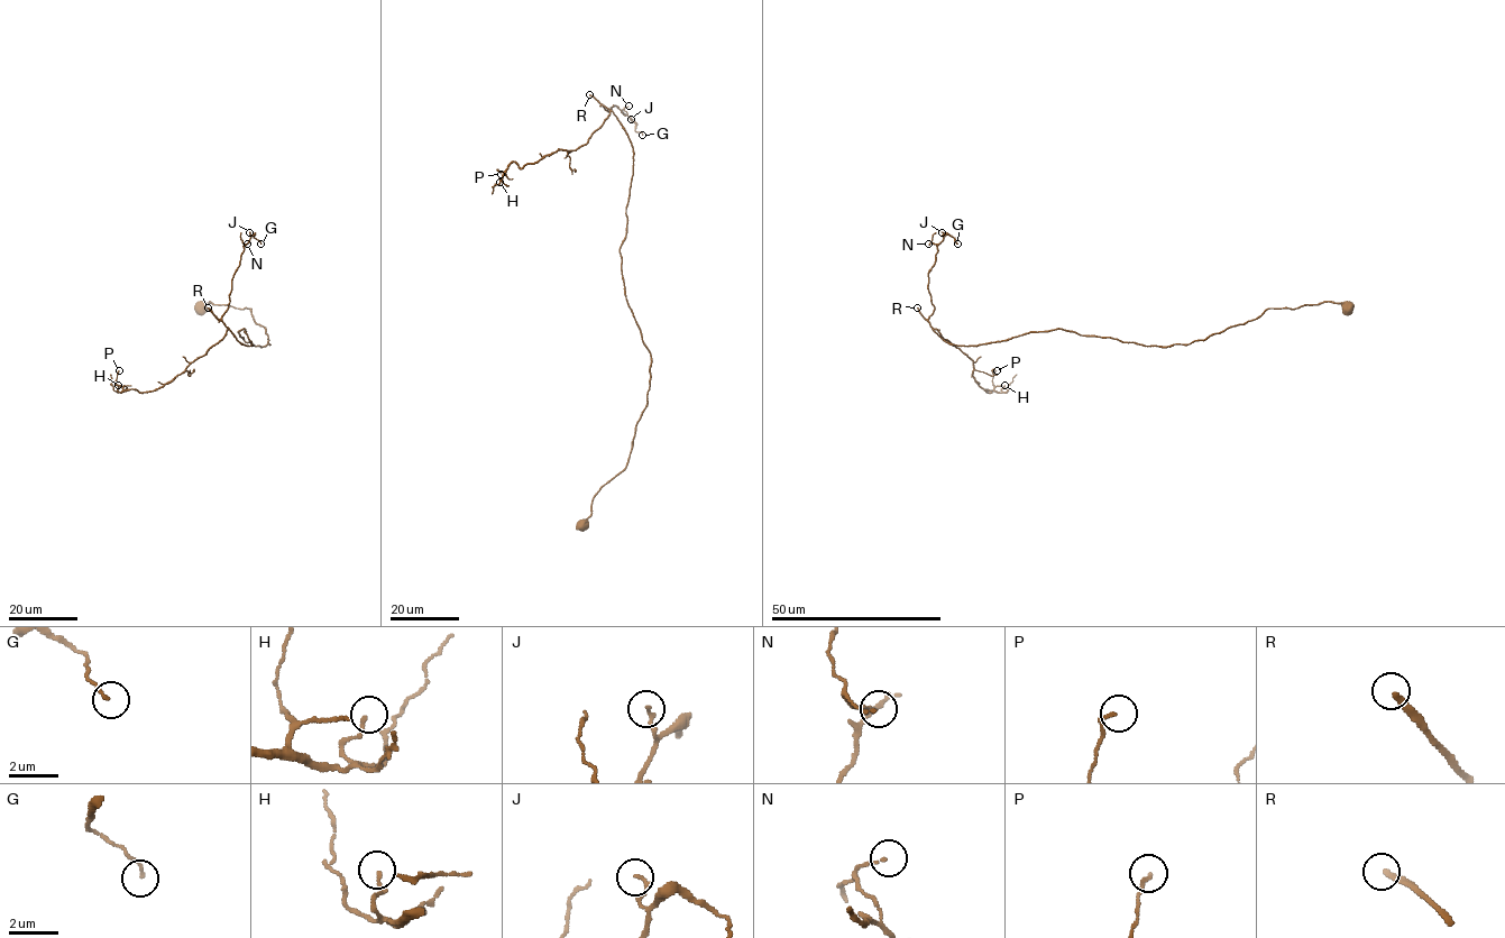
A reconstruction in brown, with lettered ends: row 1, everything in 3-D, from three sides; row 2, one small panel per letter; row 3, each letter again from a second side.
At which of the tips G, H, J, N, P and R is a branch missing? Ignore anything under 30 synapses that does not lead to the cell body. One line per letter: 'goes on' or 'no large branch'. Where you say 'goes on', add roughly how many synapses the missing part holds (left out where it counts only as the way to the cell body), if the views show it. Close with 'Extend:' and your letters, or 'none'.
G: no large branch
H: no large branch
J: no large branch
N: no large branch
P: no large branch
R: goes on | 50 syn
Extend: R

